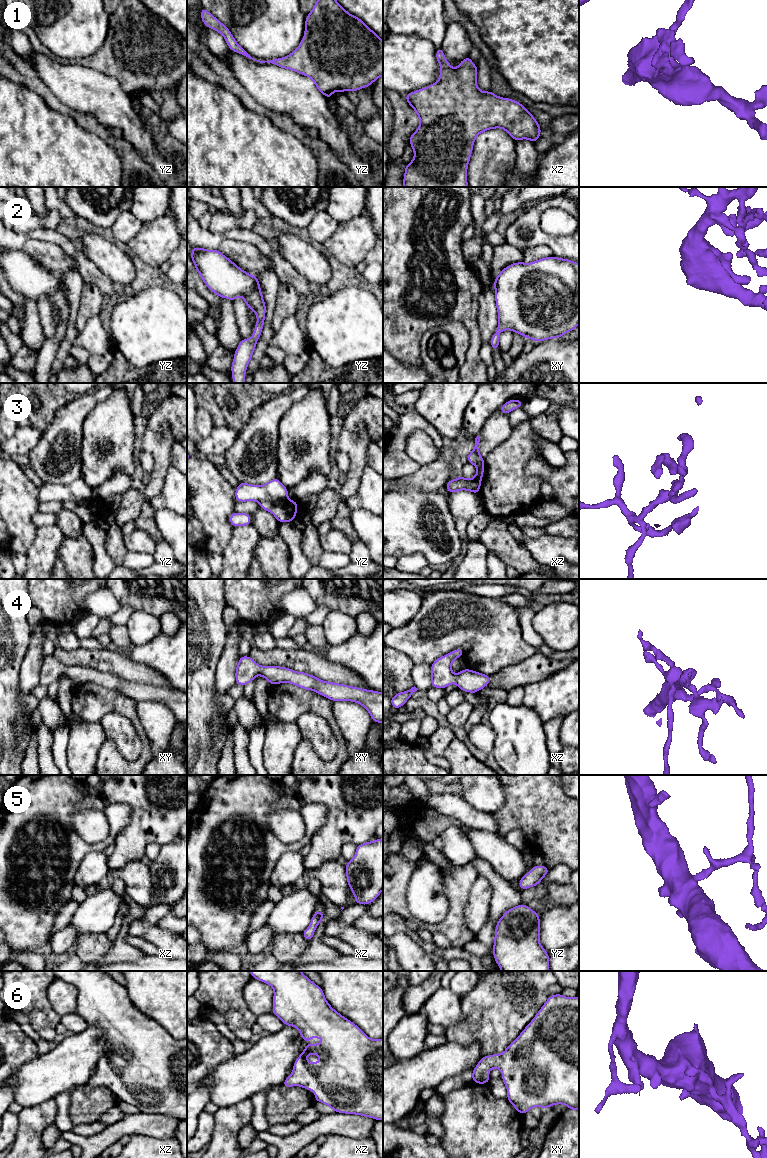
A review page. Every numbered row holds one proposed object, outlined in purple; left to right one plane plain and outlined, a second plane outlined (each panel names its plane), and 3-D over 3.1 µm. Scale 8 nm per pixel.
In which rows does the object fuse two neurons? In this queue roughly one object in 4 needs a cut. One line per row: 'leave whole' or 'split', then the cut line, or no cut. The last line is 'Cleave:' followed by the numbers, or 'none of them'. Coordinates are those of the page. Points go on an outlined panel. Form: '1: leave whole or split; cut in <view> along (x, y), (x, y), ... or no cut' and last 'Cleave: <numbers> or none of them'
1: leave whole; no cut
2: leave whole; no cut
3: split; cut in yz along (287, 498), (281, 501), (260, 502)
4: leave whole; no cut
5: leave whole; no cut
6: leave whole; no cut
Cleave: 3

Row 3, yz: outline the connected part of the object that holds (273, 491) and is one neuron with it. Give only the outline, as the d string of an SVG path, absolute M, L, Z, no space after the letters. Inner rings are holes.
M274 478L264 485L252 485L240 482L235 489L237 502L280 502L288 499L288 491L278 478Z

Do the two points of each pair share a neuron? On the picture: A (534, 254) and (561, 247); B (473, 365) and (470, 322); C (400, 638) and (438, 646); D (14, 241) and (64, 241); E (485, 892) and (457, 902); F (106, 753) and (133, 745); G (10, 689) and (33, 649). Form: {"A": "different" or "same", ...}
{"A": "different", "B": "same", "C": "same", "D": "same", "E": "different", "F": "different", "G": "different"}

